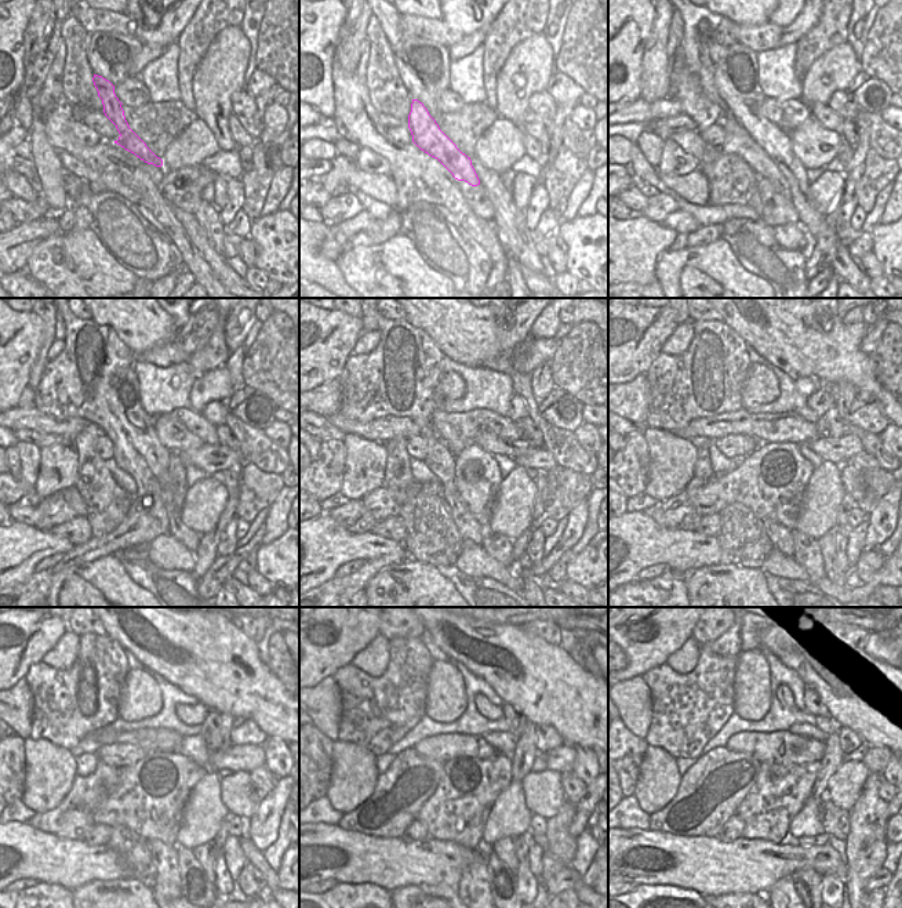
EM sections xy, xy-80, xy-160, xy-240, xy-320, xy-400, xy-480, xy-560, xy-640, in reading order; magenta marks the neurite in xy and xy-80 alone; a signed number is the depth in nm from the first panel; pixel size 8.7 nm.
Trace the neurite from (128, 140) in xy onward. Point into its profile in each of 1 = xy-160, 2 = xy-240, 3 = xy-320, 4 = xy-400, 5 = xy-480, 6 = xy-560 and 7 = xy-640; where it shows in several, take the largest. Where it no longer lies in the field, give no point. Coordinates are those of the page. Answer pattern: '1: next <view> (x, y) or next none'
1: next xy-160 (738, 141)
2: next xy-240 (167, 511)
3: next xy-320 (498, 547)
4: next xy-400 (806, 549)
5: next xy-480 (195, 886)
6: next xy-560 (502, 882)
7: next xy-640 (808, 883)

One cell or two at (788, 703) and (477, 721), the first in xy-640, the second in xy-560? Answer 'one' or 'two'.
two

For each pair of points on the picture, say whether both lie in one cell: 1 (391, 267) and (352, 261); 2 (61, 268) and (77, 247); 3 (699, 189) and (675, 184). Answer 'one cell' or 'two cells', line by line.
1: one cell
2: one cell
3: one cell

